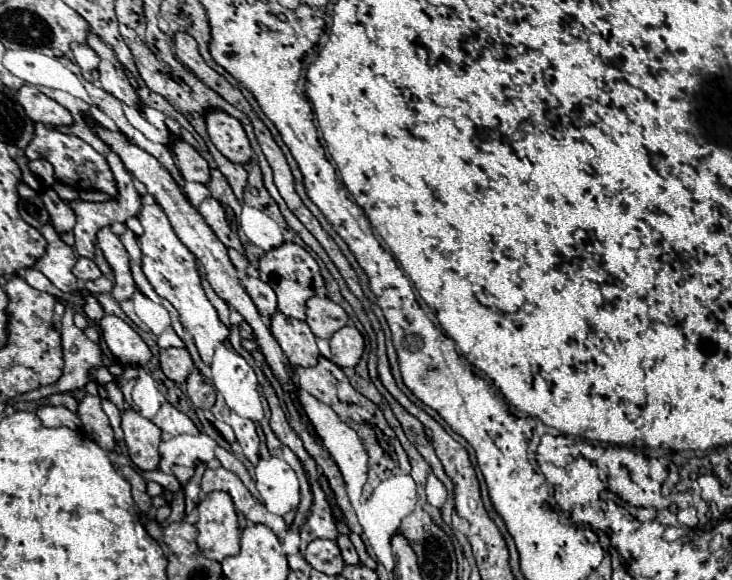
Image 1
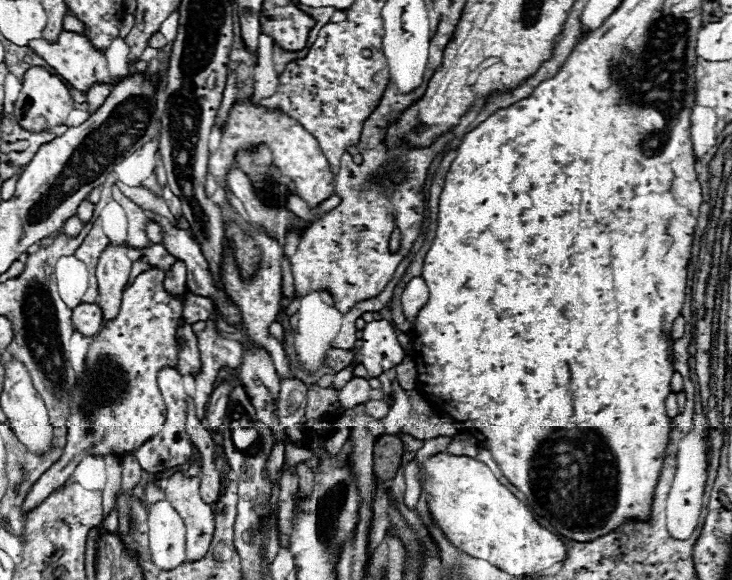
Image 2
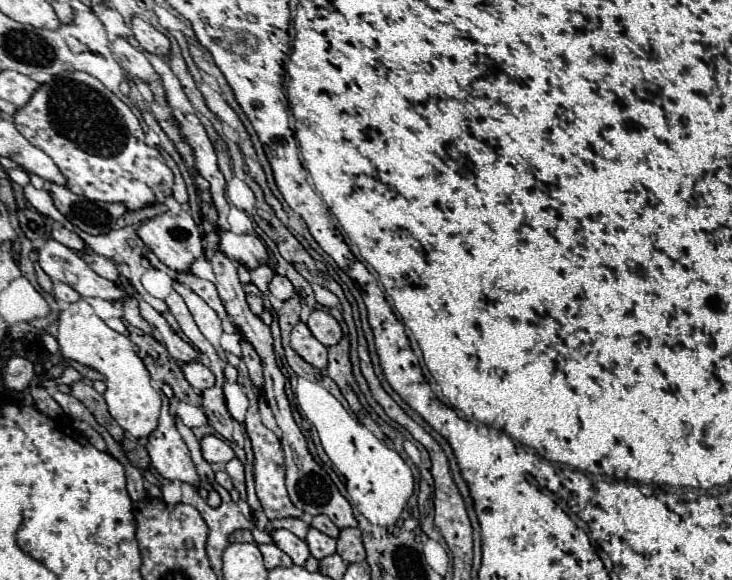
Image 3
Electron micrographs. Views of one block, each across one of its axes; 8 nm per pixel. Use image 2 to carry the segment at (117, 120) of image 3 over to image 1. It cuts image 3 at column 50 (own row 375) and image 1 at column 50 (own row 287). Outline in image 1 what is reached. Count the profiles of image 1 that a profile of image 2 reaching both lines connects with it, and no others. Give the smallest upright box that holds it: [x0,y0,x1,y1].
[26,124,116,196]

